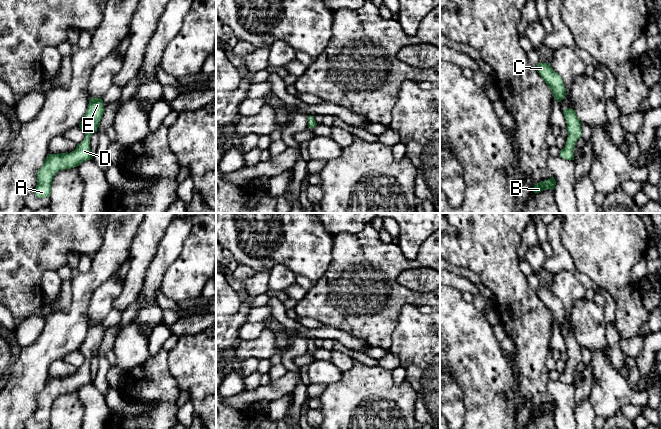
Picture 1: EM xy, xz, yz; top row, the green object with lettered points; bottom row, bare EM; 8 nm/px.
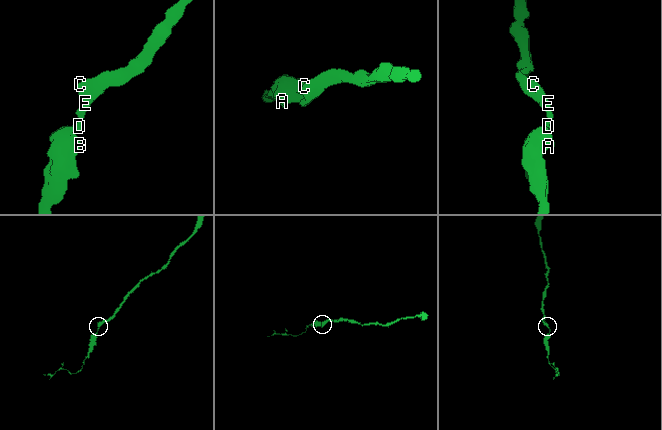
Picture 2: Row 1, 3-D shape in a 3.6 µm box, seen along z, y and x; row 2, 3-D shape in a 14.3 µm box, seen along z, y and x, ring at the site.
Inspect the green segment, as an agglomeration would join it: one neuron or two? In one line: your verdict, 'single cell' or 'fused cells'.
single cell

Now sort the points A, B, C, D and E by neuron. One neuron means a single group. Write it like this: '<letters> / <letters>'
A B C D E

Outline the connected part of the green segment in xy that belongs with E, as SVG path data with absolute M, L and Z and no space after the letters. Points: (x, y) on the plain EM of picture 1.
M102 322L89 324L88 333L79 348L85 358L84 364L77 368L76 373L70 377L49 378L47 380L43 390L37 395L37 409L34 414L36 421L50 421L52 404L57 396L77 391L82 386L93 382L90 373L90 361L97 356L104 335Z

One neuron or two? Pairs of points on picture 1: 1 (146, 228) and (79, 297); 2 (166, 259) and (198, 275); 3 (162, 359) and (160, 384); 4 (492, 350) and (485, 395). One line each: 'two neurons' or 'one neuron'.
1: two neurons
2: two neurons
3: one neuron
4: one neuron

